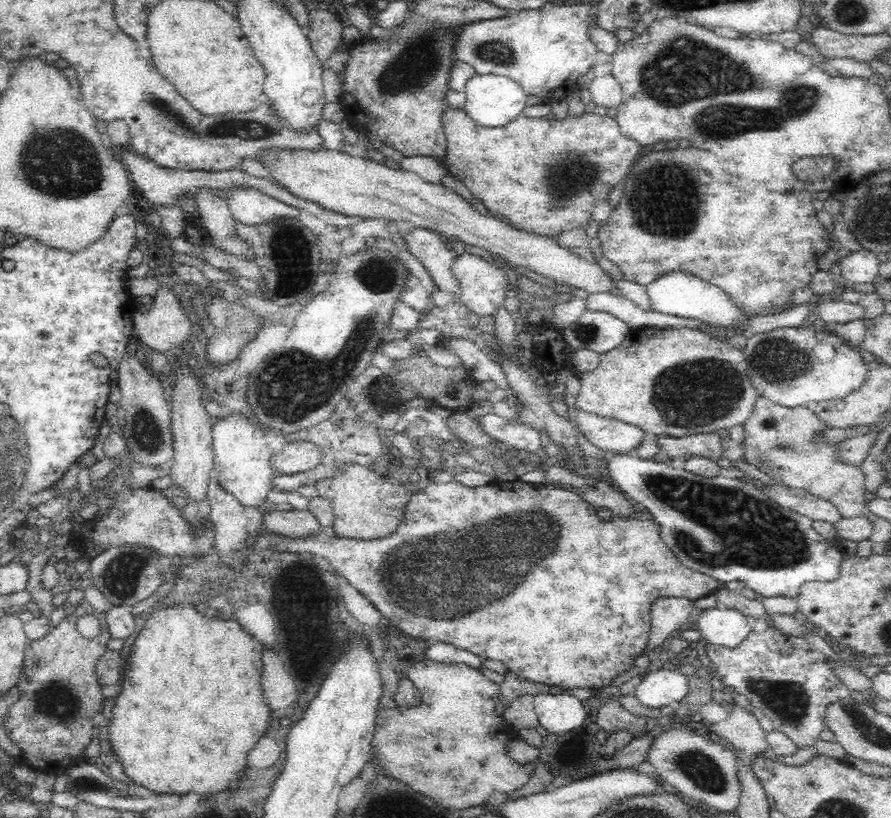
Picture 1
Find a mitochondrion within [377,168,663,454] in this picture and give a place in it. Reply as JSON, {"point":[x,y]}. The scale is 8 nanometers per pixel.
{"point":[586,333]}

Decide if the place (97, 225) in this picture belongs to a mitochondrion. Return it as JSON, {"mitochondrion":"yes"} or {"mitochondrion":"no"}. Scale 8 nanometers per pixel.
{"mitochondrion":"no"}

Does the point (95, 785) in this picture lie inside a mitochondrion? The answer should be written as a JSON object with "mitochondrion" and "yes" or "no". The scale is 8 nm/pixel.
{"mitochondrion":"yes"}

